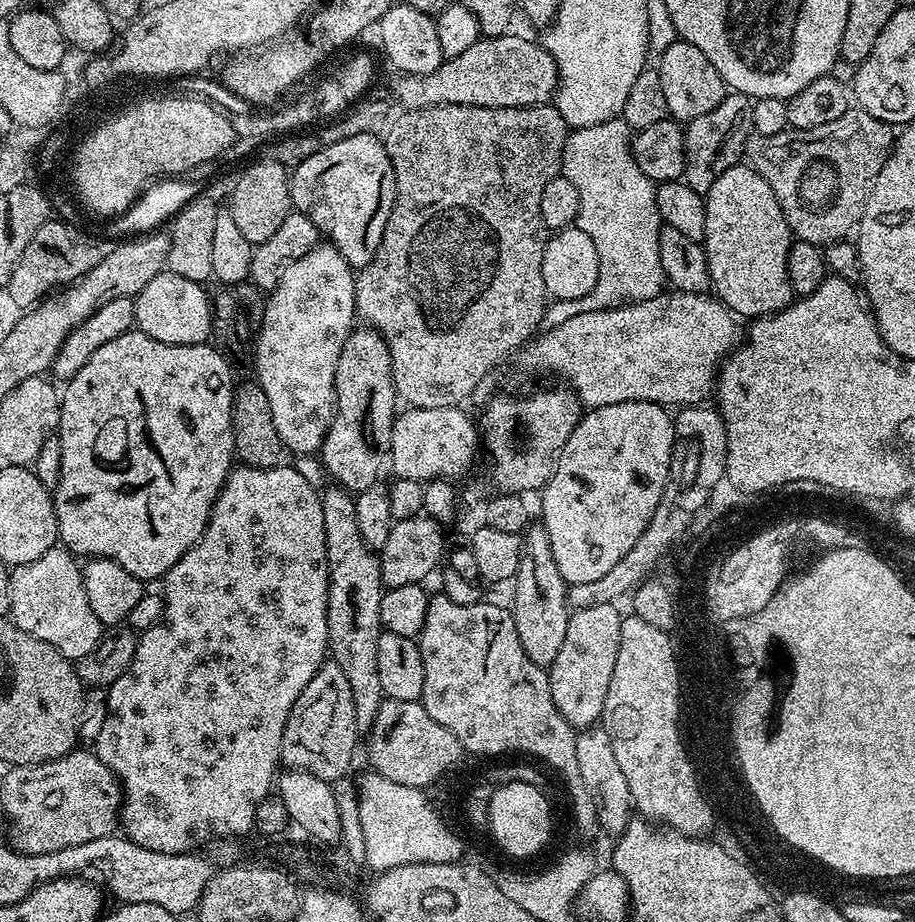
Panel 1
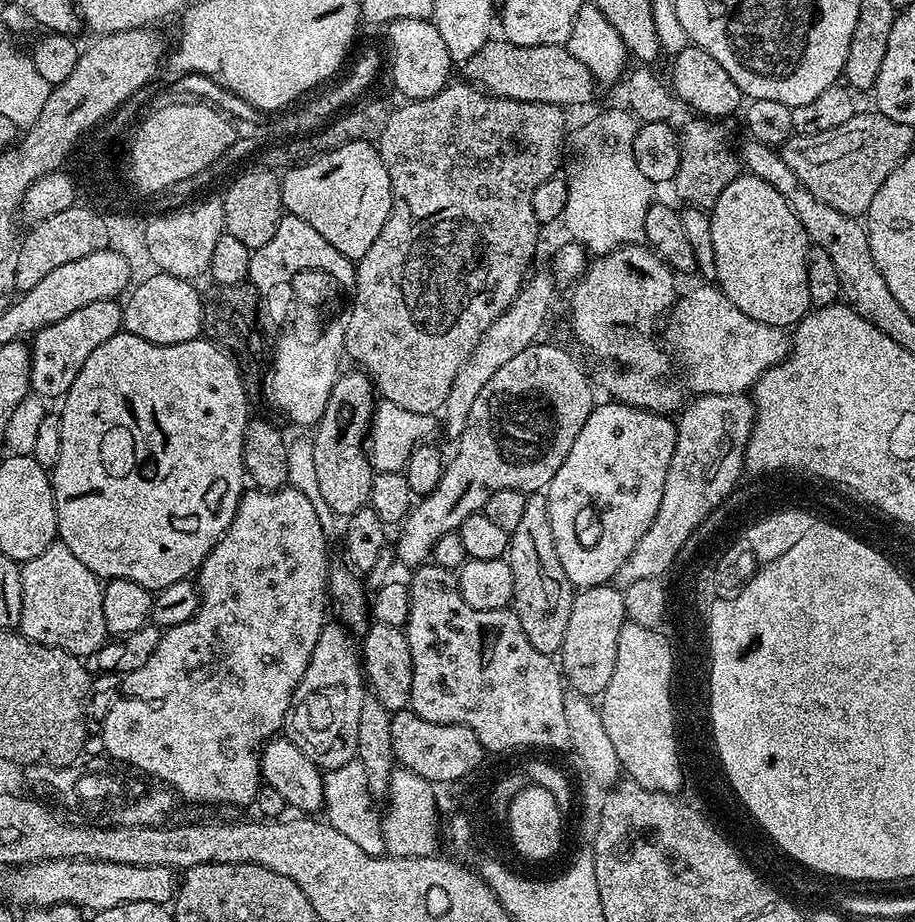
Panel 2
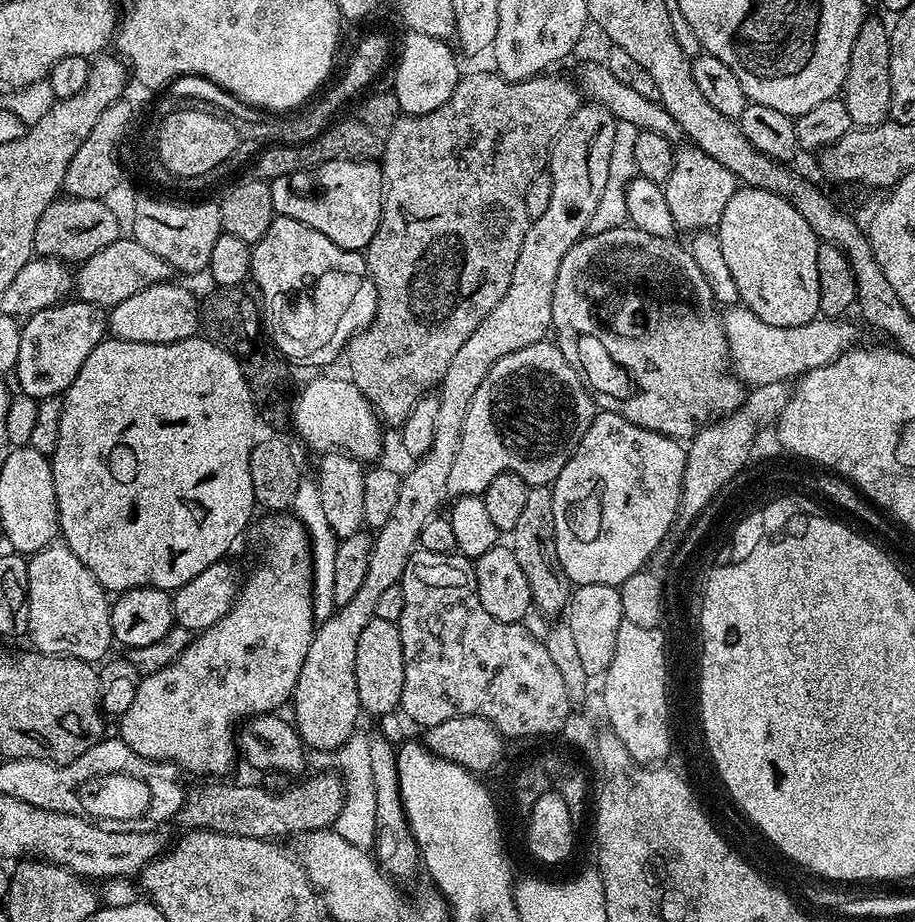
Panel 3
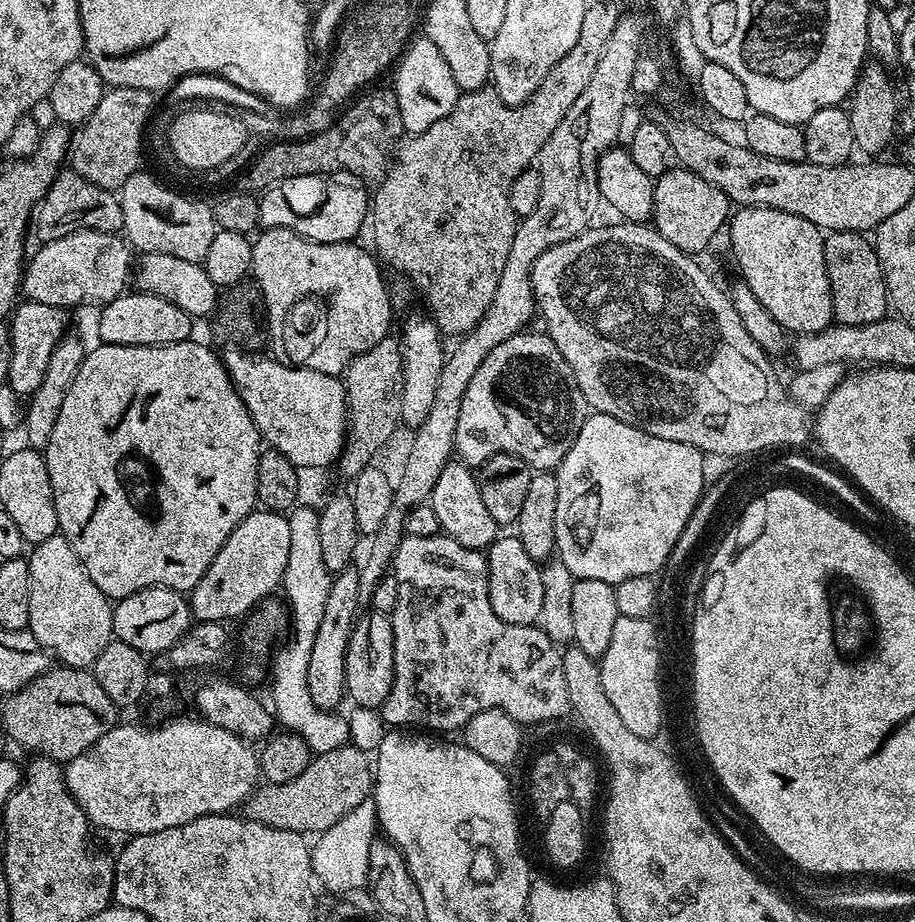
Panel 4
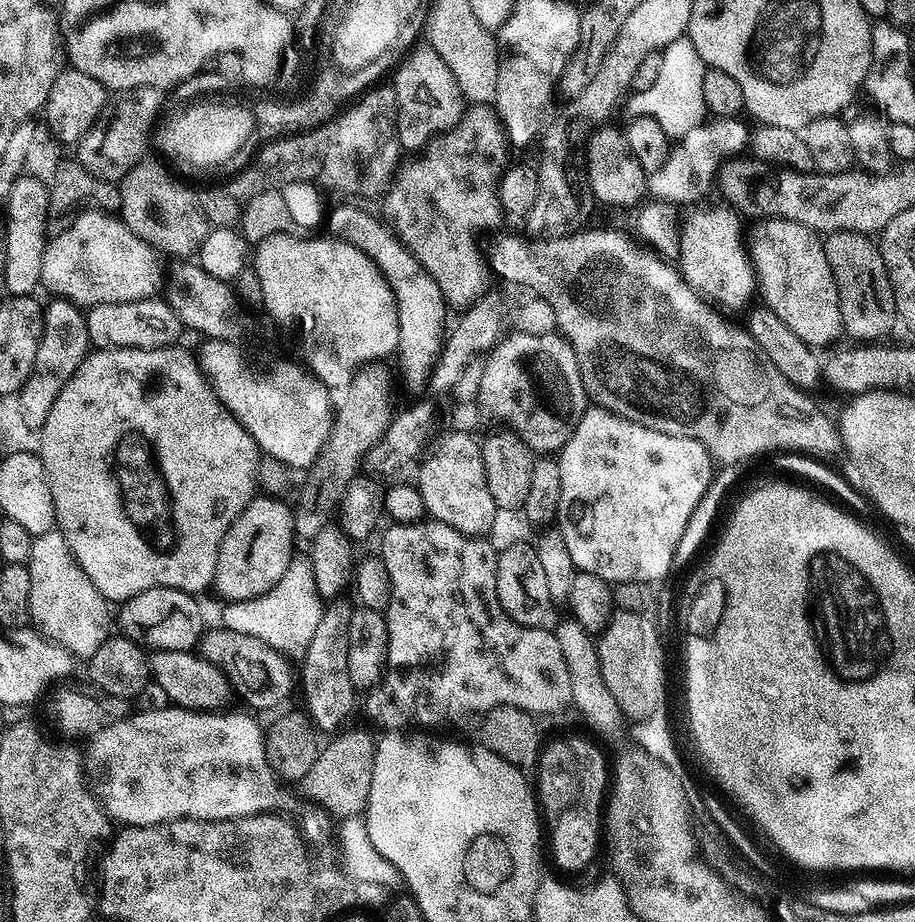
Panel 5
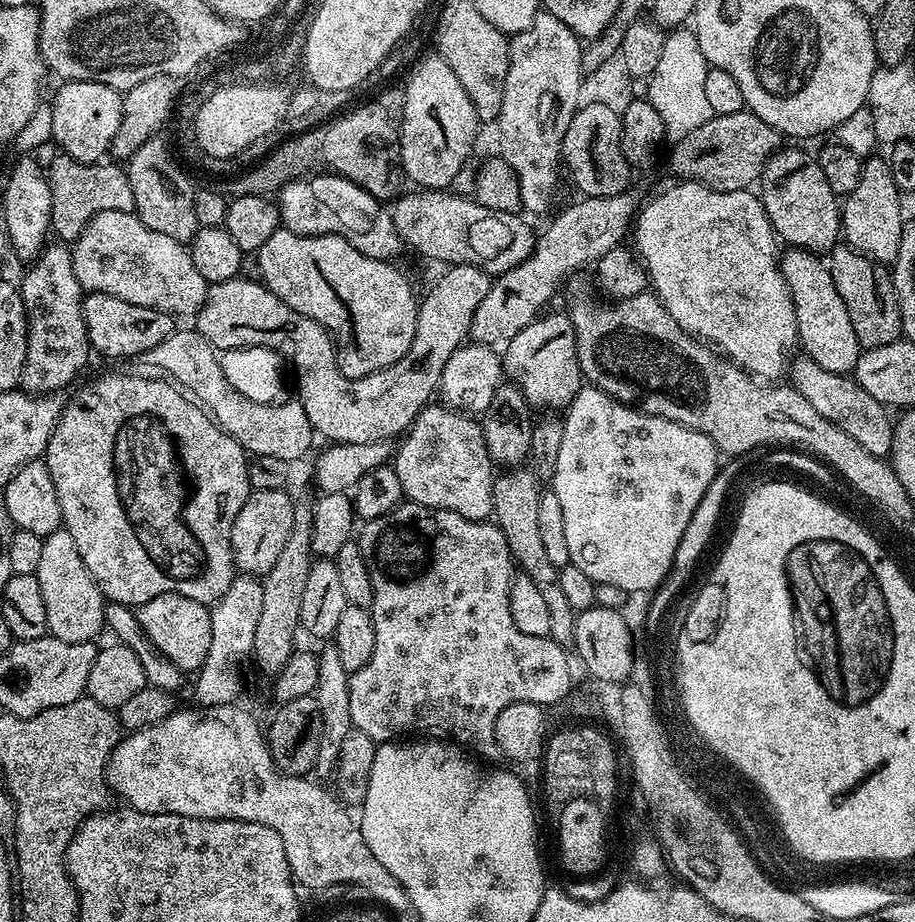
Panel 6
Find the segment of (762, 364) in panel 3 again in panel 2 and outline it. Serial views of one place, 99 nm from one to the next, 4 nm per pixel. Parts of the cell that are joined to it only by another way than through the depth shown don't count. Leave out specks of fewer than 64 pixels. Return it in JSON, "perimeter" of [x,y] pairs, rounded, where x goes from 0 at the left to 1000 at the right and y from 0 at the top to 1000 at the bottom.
{"perimeter":[[[769,310],[774,312],[761,312],[742,322],[737,331],[734,343],[734,357],[730,364],[734,368],[737,376],[743,381],[741,395],[748,398],[752,407],[751,420],[757,421],[757,426],[775,430],[776,427],[802,427],[803,425],[816,426],[825,418],[826,412],[837,400],[851,395],[863,381],[863,364],[856,356],[843,356],[833,349],[824,349],[793,319],[783,310]]]}

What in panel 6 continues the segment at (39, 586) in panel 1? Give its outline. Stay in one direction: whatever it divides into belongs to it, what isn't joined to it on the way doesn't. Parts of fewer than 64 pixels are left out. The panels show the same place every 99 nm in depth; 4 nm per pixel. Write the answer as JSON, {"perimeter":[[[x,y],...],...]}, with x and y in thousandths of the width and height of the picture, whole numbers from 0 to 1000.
{"perimeter":[[[67,570],[61,577],[48,582],[46,588],[46,602],[42,618],[39,619],[42,636],[46,636],[46,653],[50,656],[50,675],[52,684],[58,690],[68,692],[68,696],[101,696],[106,692],[109,681],[115,680],[114,656],[116,654],[114,645],[109,642],[109,637],[103,631],[98,618],[94,618],[94,610],[90,610],[90,601],[85,601],[85,592],[81,588],[79,580]]]}

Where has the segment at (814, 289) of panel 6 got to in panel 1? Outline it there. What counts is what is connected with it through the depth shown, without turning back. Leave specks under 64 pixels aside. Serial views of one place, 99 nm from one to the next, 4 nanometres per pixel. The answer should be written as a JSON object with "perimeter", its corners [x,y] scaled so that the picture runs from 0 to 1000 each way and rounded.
{"perimeter":[[[816,177],[798,180],[769,213],[772,249],[769,274],[776,289],[777,316],[805,344],[845,343],[868,324],[861,305],[861,277],[868,257],[855,232],[851,215]]]}

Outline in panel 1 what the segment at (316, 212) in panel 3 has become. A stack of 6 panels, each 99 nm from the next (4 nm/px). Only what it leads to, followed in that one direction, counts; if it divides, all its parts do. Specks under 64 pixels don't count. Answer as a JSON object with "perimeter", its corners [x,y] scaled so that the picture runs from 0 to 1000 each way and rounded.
{"perimeter":[[[387,145],[387,150],[374,150],[374,154],[365,154],[339,167],[334,176],[318,183],[317,194],[320,227],[339,236],[346,253],[356,258],[357,264],[366,267],[386,292],[392,293],[403,286],[417,262],[417,254],[422,249],[422,241],[433,214],[431,184],[419,151],[414,146],[404,145]]]}

